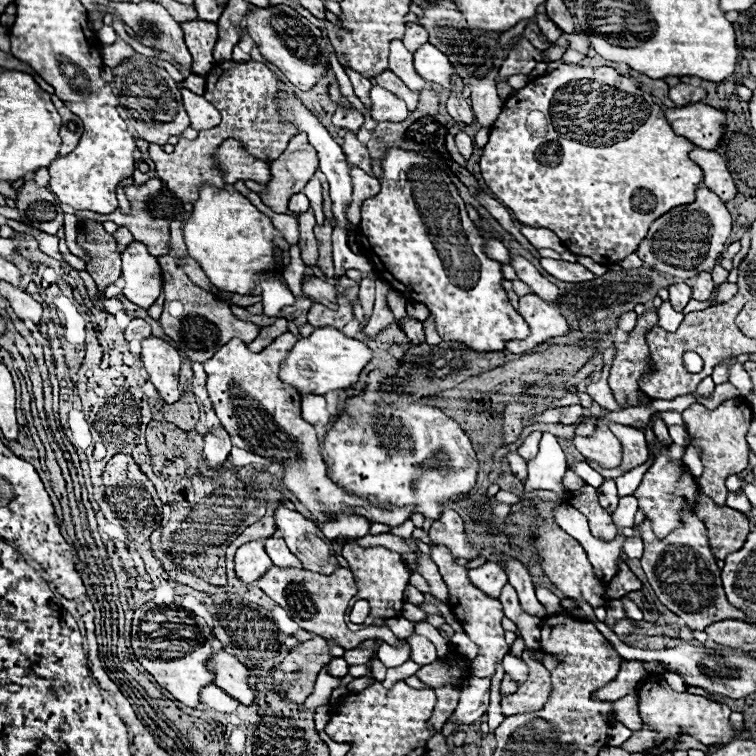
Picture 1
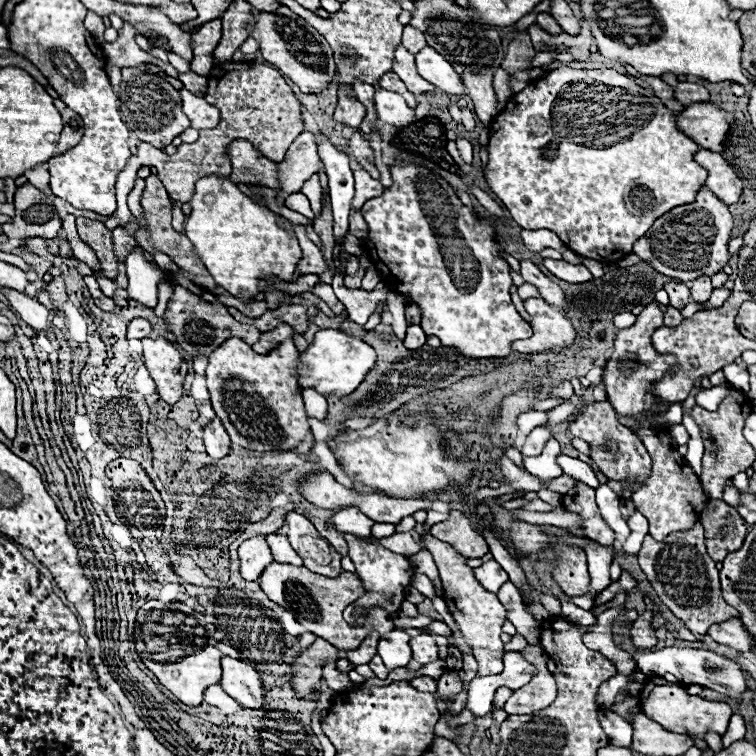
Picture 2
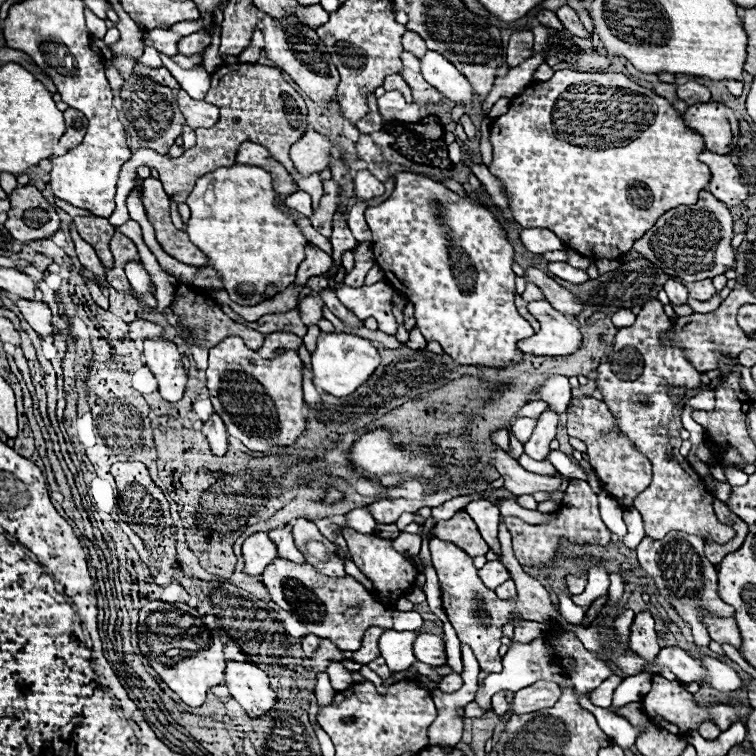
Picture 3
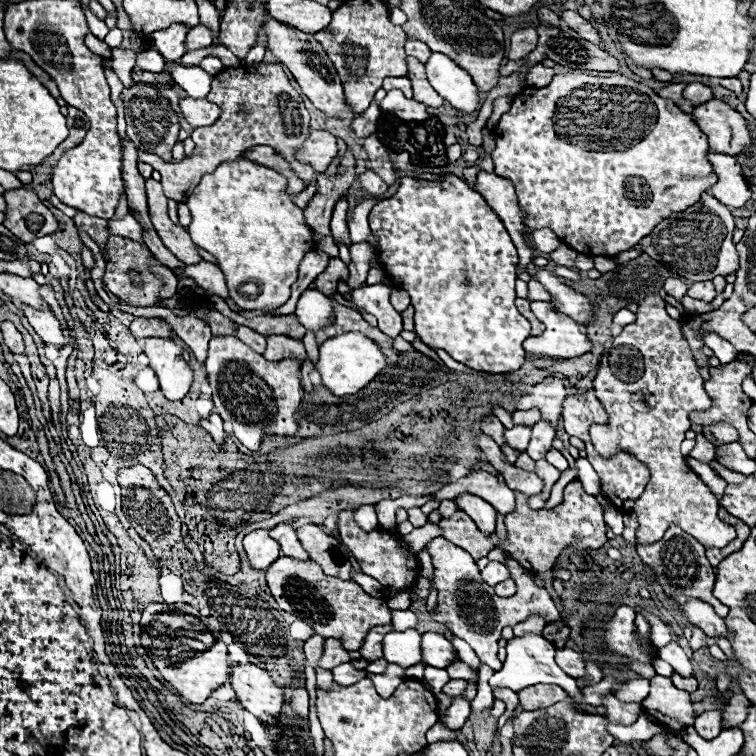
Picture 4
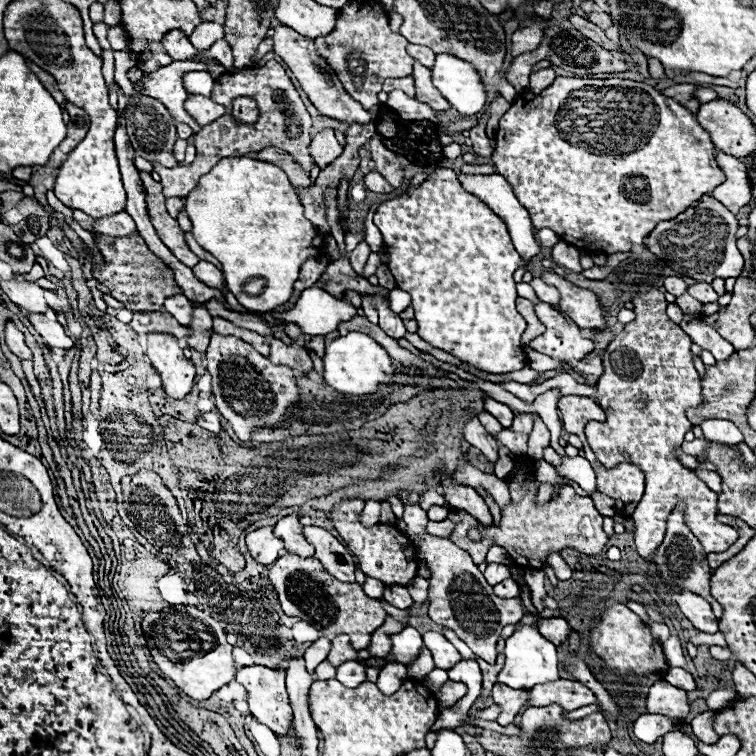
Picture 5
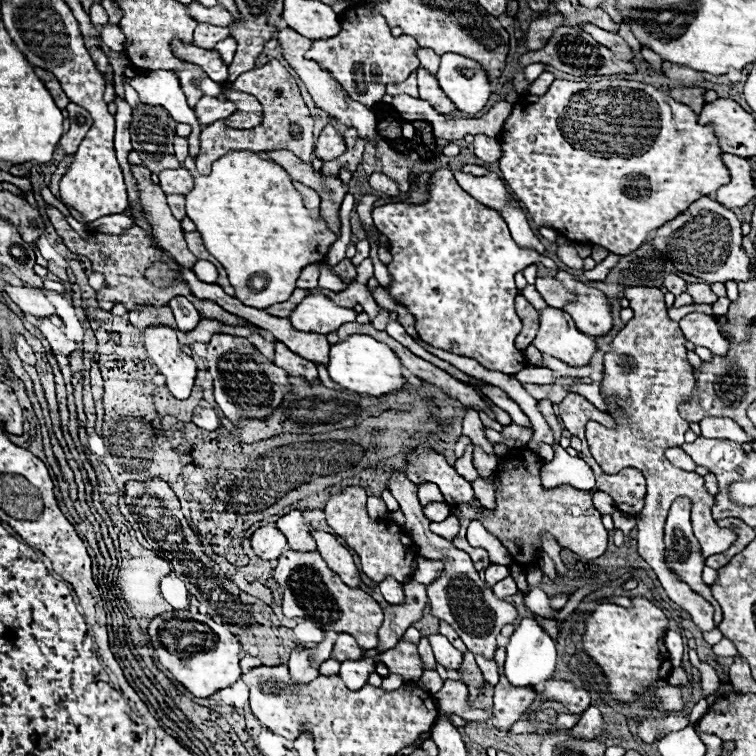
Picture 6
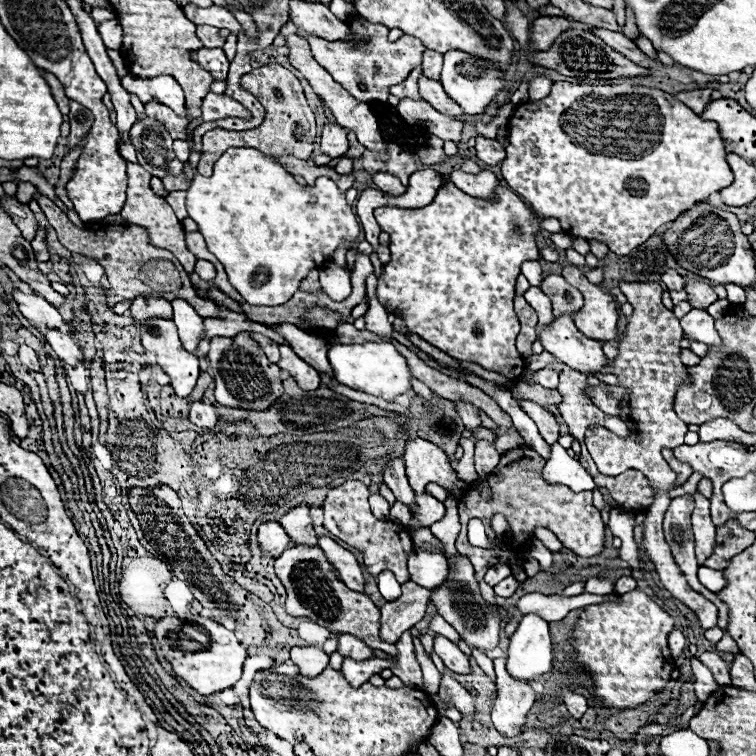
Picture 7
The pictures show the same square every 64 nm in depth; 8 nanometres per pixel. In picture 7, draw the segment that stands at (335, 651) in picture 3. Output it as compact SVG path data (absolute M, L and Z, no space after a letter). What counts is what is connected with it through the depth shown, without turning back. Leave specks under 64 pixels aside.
M340 634L340 638L338 638L338 652L342 656L352 656L354 660L372 658L372 650L362 640L358 640L352 634Z

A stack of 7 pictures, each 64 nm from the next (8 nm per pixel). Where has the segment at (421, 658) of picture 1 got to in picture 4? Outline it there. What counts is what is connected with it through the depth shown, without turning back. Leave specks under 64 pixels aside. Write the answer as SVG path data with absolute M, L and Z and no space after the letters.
M436 632L422 634L420 650L422 650L422 660L434 668L448 668L454 662L452 654L454 648L442 634Z

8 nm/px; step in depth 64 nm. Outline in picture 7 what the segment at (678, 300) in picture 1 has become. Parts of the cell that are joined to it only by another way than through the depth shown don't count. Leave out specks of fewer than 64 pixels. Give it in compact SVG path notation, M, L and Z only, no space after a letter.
M674 270L664 272L662 274L662 282L668 286L668 290L682 290L684 284L686 284L686 280L678 272L674 272Z

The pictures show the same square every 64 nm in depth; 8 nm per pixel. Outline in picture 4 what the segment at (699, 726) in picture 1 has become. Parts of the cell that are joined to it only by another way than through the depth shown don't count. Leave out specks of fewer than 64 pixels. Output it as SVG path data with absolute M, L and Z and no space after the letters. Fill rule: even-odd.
M656 674L652 678L652 692L641 703L646 714L664 724L668 732L680 732L694 726L696 712L690 702L690 694L678 690L670 678ZM736 694L734 700L730 700L730 704L726 704L722 708L722 724L724 724L724 728L734 728L734 726L742 724L746 720L748 706L750 706L750 702L742 694Z

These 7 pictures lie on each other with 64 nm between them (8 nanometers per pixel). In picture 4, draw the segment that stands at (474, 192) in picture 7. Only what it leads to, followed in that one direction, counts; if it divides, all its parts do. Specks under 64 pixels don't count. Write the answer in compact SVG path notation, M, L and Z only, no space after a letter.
M484 170L478 172L476 178L478 180L476 180L476 184L472 188L484 196L488 206L504 222L506 230L510 232L510 236L512 236L512 240L514 240L514 244L518 248L518 256L520 256L518 268L524 270L524 266L532 260L534 250L530 248L530 244L526 240L528 228L524 228L524 212L516 204L516 194L514 194L512 182L500 178L500 176L492 174L492 172L484 172Z

